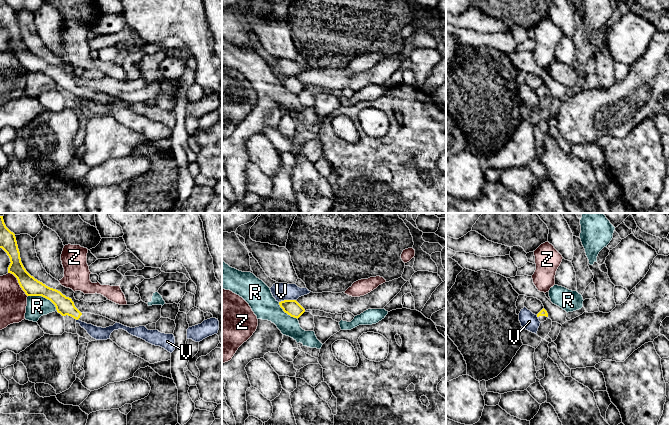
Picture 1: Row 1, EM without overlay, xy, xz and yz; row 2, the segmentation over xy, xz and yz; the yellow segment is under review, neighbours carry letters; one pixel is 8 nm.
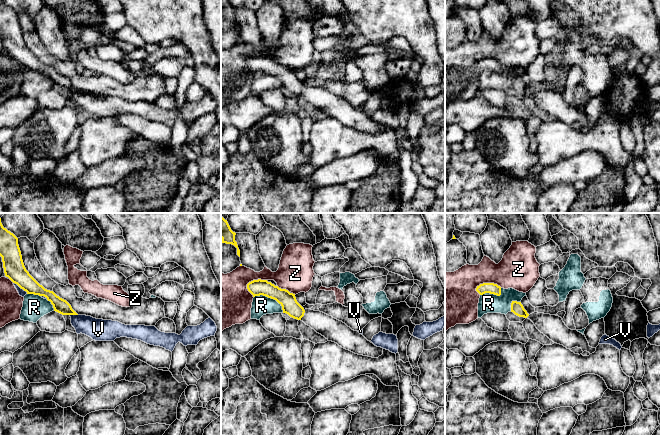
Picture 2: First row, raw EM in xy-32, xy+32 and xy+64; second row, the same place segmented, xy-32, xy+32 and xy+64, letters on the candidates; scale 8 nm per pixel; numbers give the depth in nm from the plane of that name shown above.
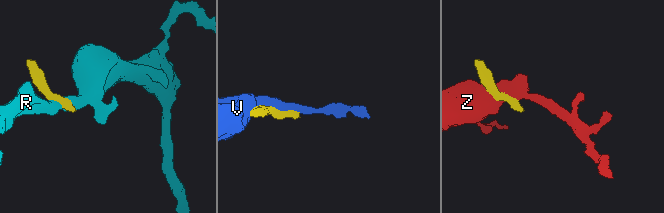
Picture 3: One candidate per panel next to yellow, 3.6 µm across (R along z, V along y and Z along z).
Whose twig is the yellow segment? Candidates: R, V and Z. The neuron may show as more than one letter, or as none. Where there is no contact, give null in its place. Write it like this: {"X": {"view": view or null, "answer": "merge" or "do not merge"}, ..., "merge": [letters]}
{"R": {"view": "xy", "answer": "do not merge"}, "V": {"view": "xz", "answer": "do not merge"}, "Z": {"view": "xy", "answer": "do not merge"}, "merge": []}

